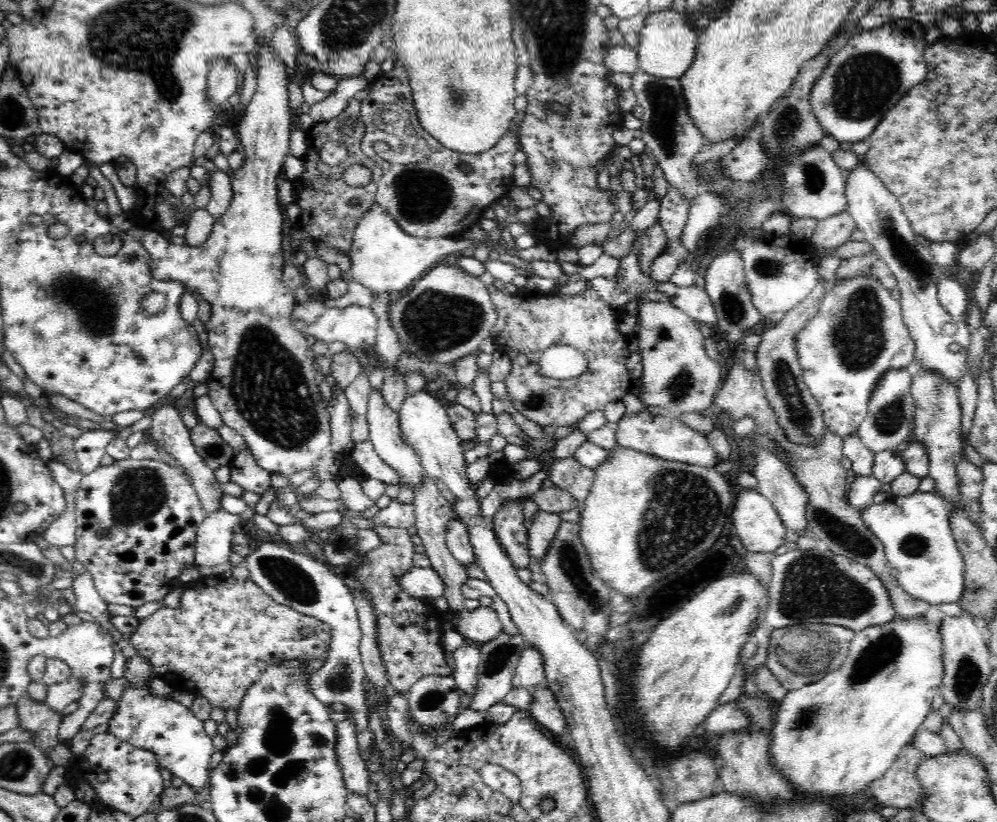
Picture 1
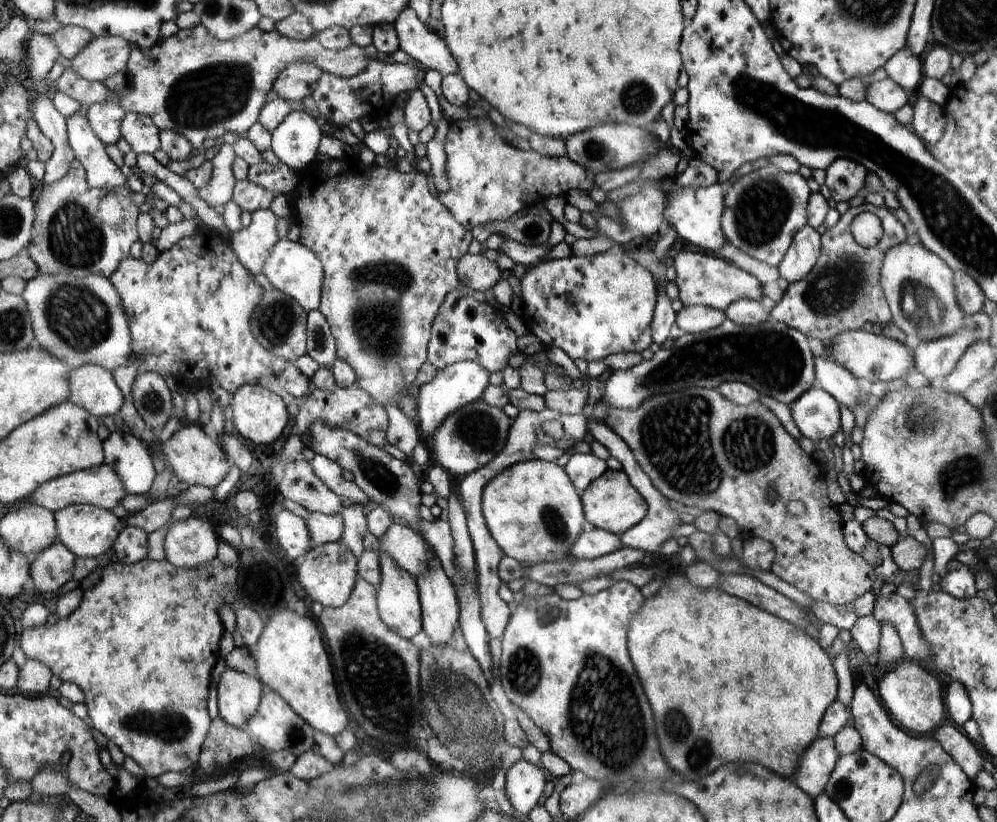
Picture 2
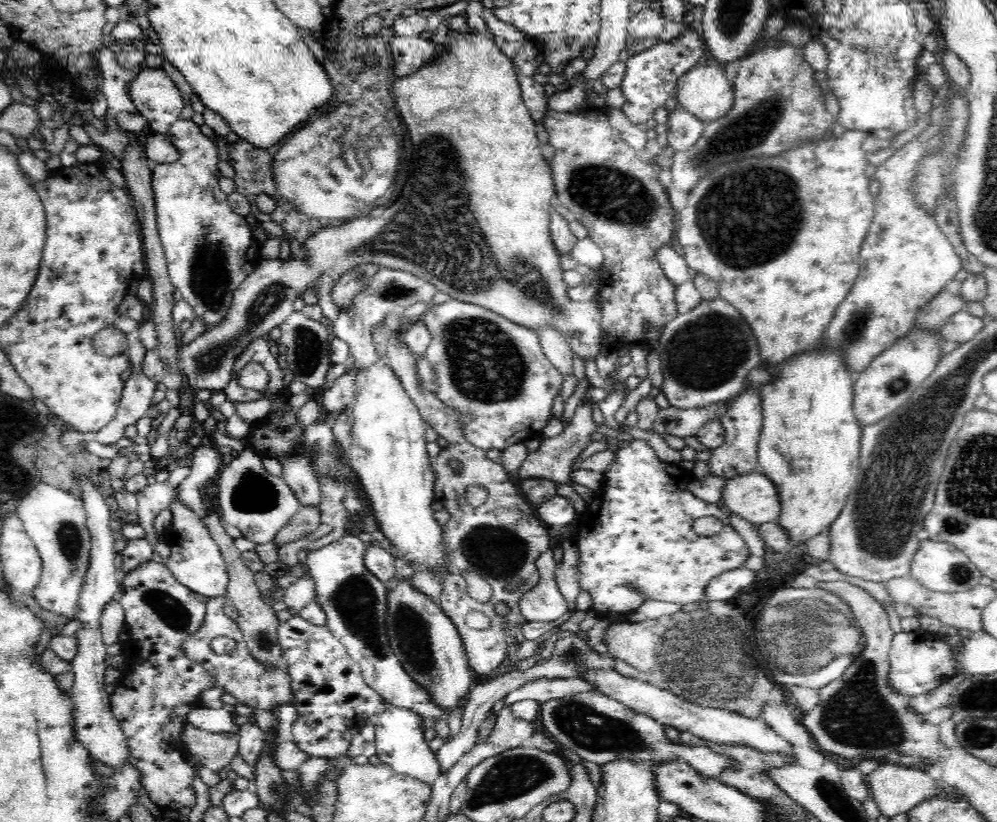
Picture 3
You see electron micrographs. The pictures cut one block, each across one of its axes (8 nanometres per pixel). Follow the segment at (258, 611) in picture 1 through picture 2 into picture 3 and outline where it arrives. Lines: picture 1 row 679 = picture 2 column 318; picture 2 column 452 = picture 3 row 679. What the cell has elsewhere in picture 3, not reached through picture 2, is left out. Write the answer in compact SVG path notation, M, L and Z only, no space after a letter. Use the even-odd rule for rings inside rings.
M227 593L220 596L213 596L208 599L206 604L206 616L198 632L194 632L188 640L184 640L184 651L190 659L198 661L206 667L206 671L216 679L216 688L222 688L225 693L231 694L238 703L242 703L250 708L260 708L262 710L274 710L285 703L292 703L294 695L292 693L291 678L286 666L271 666L271 664L262 664L258 662L248 650L243 632L237 625L237 621L230 619L224 613L224 606L229 604ZM216 636L228 636L236 641L234 650L230 653L218 655L212 650L210 642Z

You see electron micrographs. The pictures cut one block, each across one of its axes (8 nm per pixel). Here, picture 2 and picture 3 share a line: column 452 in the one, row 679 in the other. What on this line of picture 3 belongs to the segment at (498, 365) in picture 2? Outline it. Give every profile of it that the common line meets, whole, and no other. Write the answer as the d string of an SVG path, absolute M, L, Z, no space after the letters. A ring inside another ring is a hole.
M299 615L292 616L291 619L279 625L277 639L281 646L281 653L283 654L282 660L292 681L290 682L290 685L292 685L292 693L294 695L293 704L297 710L296 721L291 727L294 743L296 743L296 746L298 746L300 750L304 750L304 752L312 757L330 758L338 756L339 754L346 754L353 742L354 736L356 736L368 722L372 722L378 717L378 715L387 707L386 702L382 700L382 697L375 692L375 690L372 690L372 688L366 684L364 676L361 673L361 668L350 658L346 647L329 631L327 625L314 626Z

